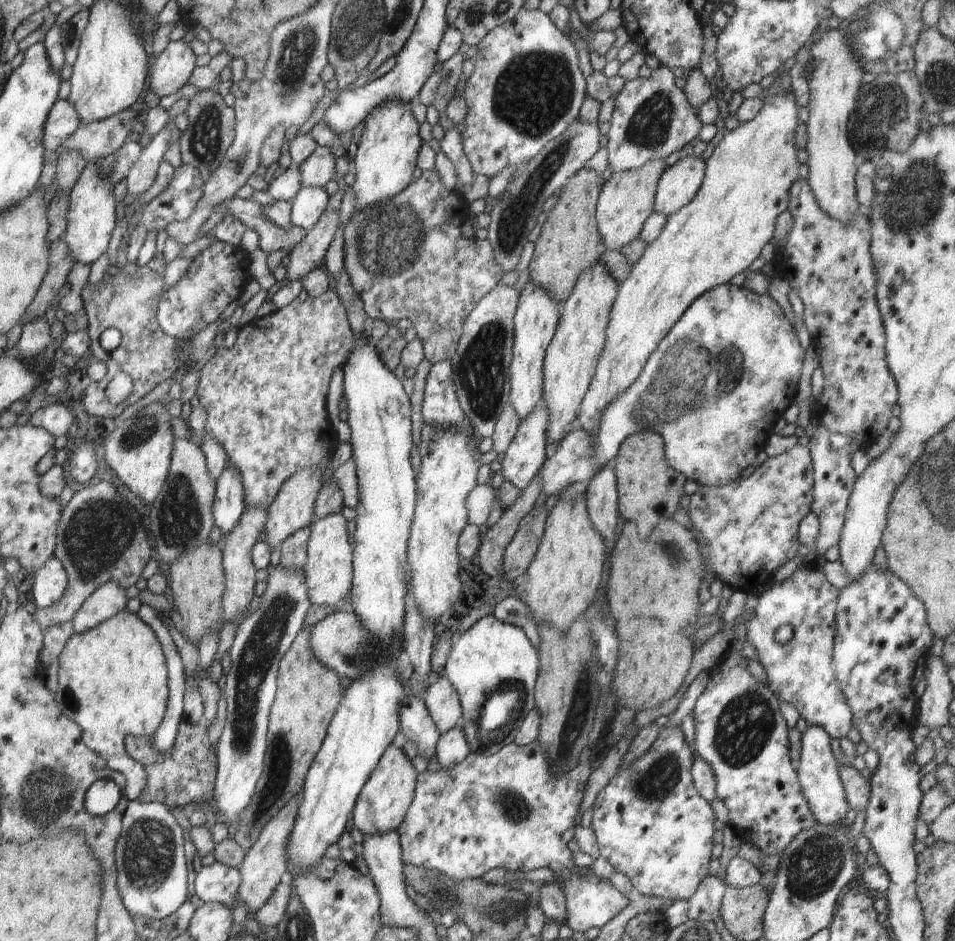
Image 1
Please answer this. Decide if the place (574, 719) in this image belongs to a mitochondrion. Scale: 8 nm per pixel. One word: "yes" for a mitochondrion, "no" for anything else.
yes

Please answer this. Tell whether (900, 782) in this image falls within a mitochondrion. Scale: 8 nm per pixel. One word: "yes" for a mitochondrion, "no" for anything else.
no

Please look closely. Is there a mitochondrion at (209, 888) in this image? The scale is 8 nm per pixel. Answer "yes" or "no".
no

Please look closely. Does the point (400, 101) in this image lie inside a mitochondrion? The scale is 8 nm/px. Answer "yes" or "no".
no

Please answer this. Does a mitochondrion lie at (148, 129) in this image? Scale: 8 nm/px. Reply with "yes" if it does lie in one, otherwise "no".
no

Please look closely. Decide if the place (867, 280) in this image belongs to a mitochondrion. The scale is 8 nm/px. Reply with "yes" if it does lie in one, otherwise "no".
no

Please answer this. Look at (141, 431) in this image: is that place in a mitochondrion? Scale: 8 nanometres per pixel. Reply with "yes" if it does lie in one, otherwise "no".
yes

